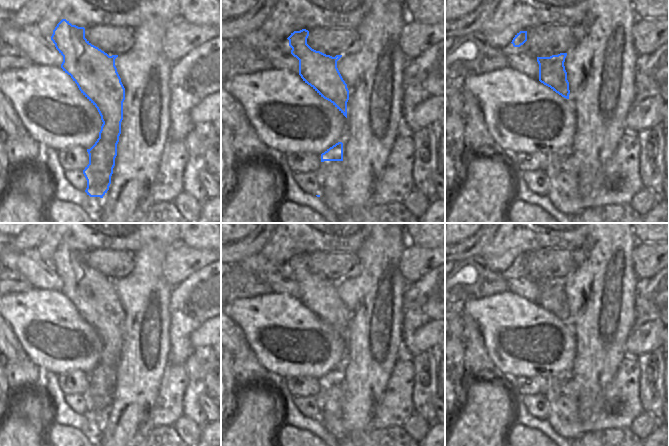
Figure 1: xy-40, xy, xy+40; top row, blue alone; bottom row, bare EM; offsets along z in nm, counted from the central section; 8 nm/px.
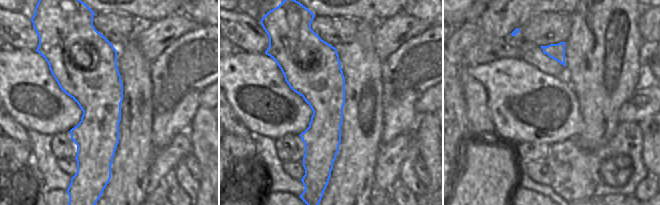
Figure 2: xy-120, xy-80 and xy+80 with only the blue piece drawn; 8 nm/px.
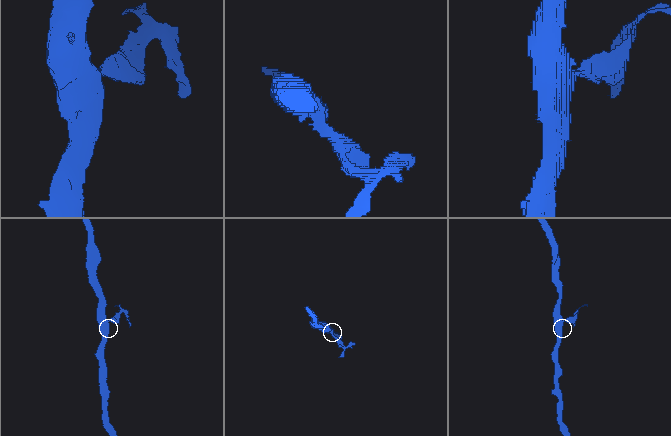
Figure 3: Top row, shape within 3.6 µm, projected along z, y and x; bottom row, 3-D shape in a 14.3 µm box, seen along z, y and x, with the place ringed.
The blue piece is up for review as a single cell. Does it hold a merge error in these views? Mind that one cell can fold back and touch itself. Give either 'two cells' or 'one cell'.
two cells

